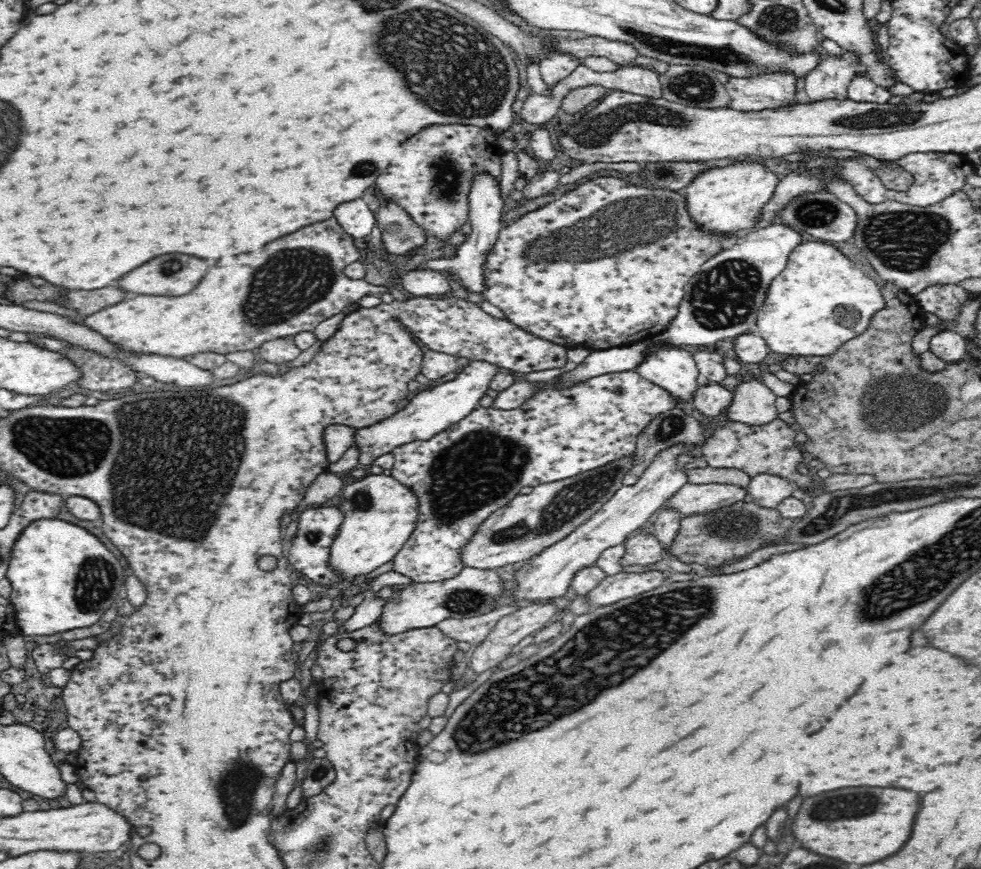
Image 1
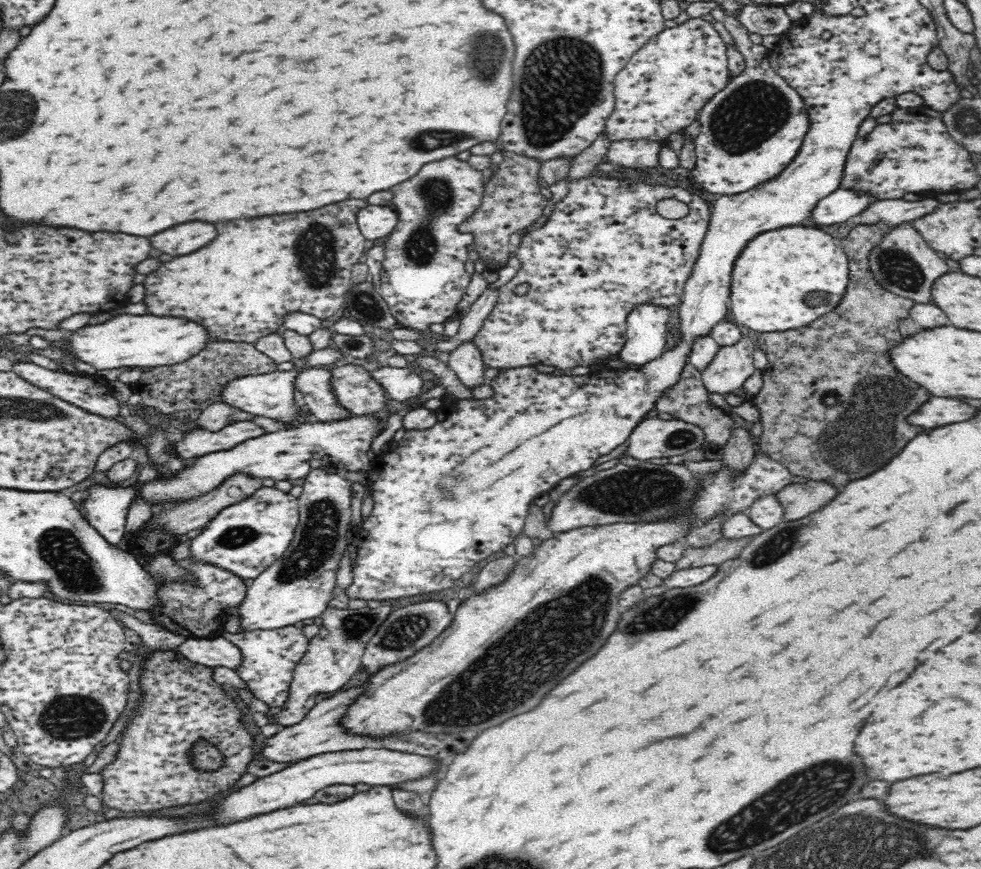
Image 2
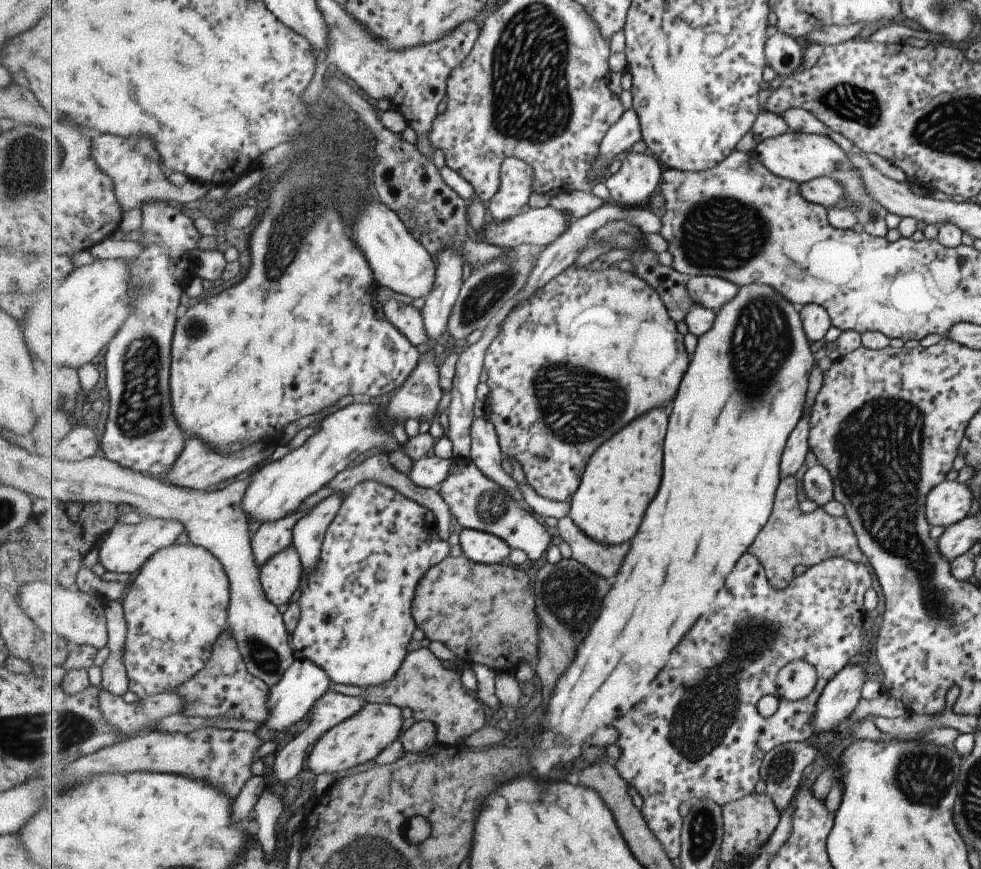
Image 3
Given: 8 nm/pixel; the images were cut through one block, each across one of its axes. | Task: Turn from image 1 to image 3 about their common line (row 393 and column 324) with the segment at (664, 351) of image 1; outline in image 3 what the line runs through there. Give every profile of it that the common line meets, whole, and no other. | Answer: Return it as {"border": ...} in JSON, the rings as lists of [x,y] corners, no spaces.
{"border":[[[296,659],[281,678],[281,682],[277,682],[277,686],[271,686],[268,702],[271,718],[265,720],[264,728],[271,733],[285,732],[291,725],[303,720],[312,712],[313,706],[329,692],[331,680],[325,667],[317,666],[317,663],[309,659]]]}

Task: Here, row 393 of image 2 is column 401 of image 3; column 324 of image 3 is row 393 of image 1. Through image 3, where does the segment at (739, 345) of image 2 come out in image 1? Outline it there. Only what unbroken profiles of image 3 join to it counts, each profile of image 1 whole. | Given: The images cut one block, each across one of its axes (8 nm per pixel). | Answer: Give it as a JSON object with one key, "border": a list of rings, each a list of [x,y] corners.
{"border":[[[757,379],[740,382],[734,388],[734,400],[728,406],[726,420],[762,426],[778,419],[776,395]]]}

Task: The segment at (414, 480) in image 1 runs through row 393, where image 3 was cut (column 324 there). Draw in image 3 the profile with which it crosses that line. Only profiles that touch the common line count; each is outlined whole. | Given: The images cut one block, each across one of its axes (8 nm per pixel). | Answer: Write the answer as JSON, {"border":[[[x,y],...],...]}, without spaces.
{"border":[[[367,480],[367,482],[356,485],[348,494],[341,510],[327,529],[317,572],[313,572],[309,576],[306,574],[305,577],[301,578],[301,587],[297,597],[301,605],[301,614],[297,628],[291,634],[291,643],[296,651],[296,658],[309,659],[311,662],[317,663],[317,666],[325,667],[329,673],[329,678],[332,678],[337,684],[352,684],[367,688],[369,686],[381,686],[381,684],[395,678],[401,665],[404,664],[405,657],[408,656],[411,636],[418,628],[413,616],[413,600],[416,597],[417,586],[428,573],[428,570],[432,566],[441,564],[441,561],[449,556],[449,552],[451,552],[451,546],[449,546],[446,537],[441,534],[436,514],[432,510],[421,506],[418,501],[410,499],[396,487],[387,486],[387,484],[375,480]]]}

